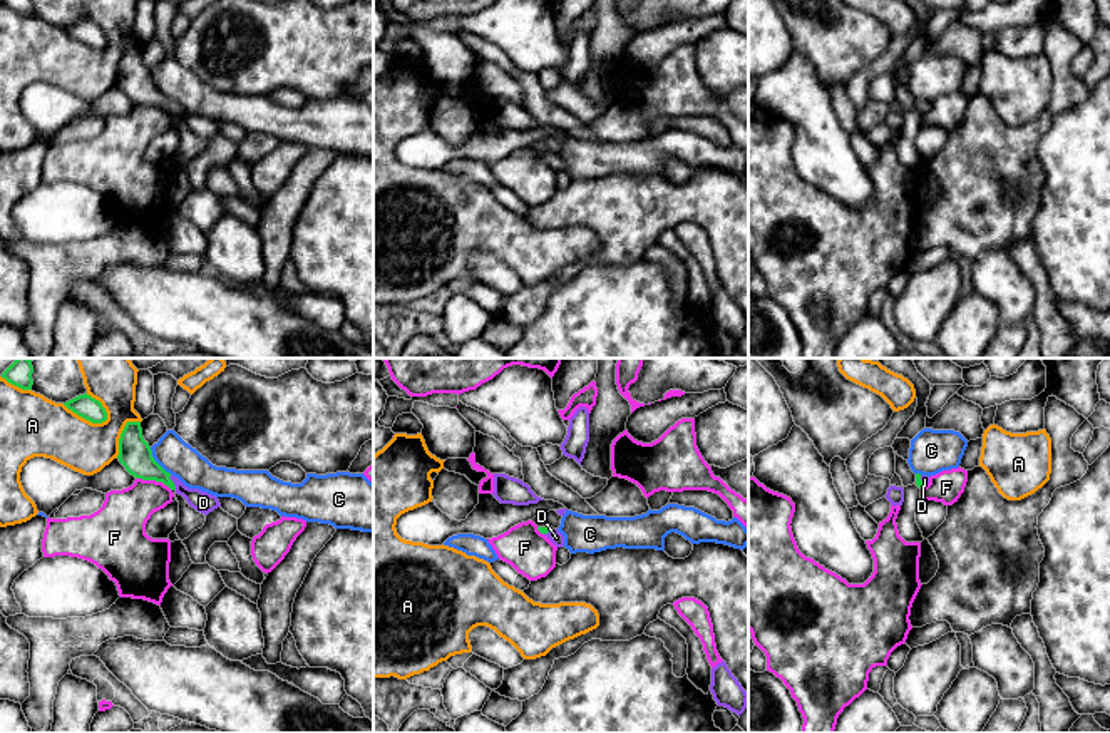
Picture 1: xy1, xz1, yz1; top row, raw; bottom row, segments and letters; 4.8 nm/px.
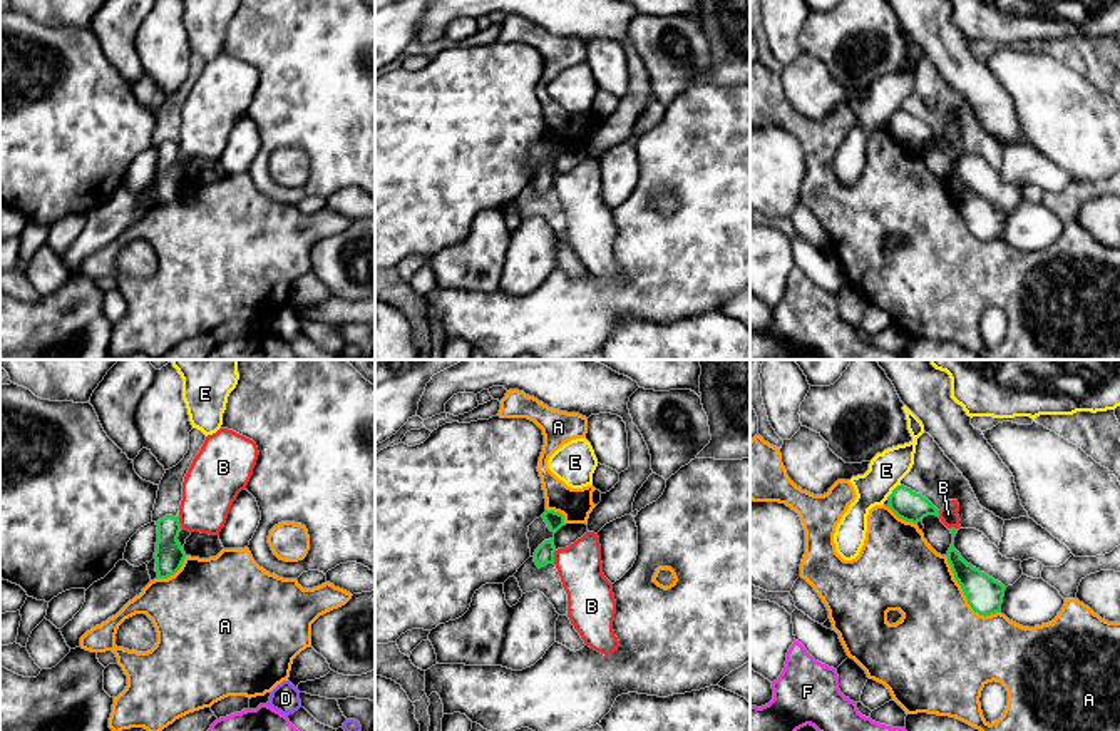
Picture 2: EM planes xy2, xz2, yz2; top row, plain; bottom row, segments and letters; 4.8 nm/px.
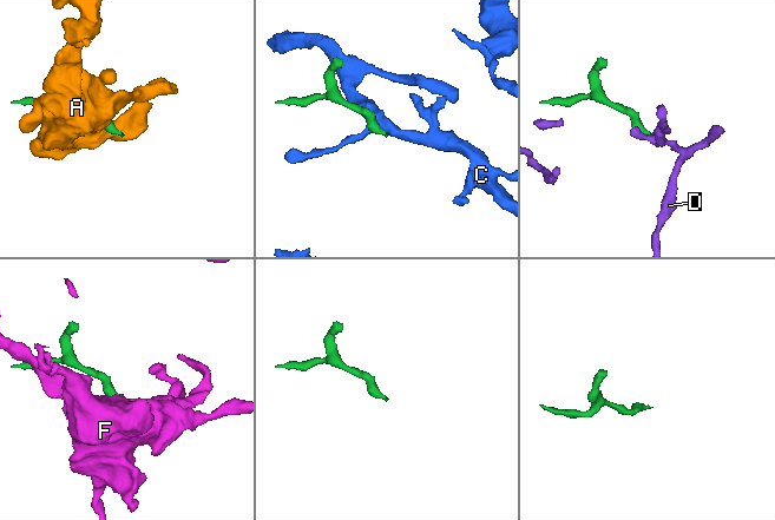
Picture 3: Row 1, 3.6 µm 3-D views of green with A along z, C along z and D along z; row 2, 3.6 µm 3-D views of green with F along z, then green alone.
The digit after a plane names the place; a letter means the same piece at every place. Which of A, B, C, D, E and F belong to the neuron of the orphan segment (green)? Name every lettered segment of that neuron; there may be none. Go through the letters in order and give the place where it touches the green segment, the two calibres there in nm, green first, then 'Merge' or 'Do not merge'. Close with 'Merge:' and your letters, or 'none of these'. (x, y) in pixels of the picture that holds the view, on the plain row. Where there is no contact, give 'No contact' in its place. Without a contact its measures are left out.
A: Touches green at yz2 (965, 219). Thickness 170 nm (green) against 420 nm. Do not merge
B: Touches green at xy2 (179, 149). Thickness 140 nm (green) against 260 nm. Do not merge
C: Touches green at xy1 (156, 87). Thickness 160 nm (green) against 170 nm. Do not merge
D: Touches green at xy1 (173, 107). Thickness 160 nm (green) against 100 nm. Merge
E: Touches green at yz2 (893, 116). Thickness 140 nm (green) against 170 nm. Do not merge
F: Touches green at xy1 (154, 104). Thickness 160 nm (green) against 240 nm. Do not merge
Merge: D

